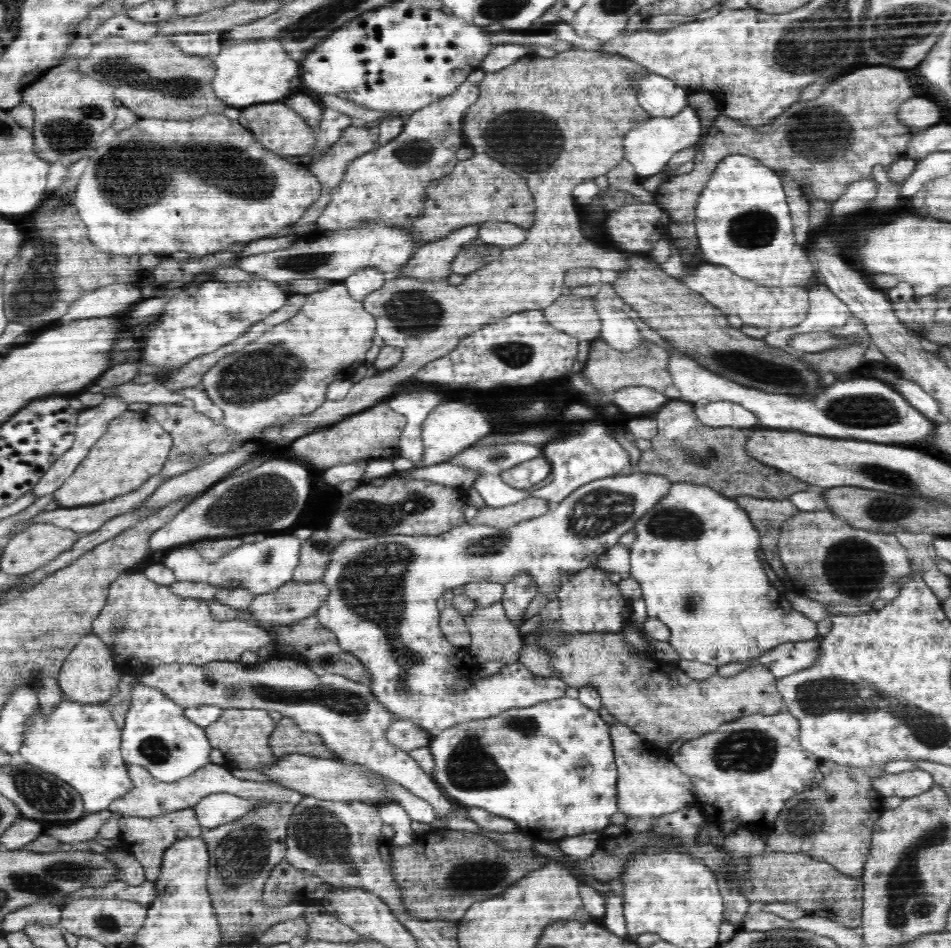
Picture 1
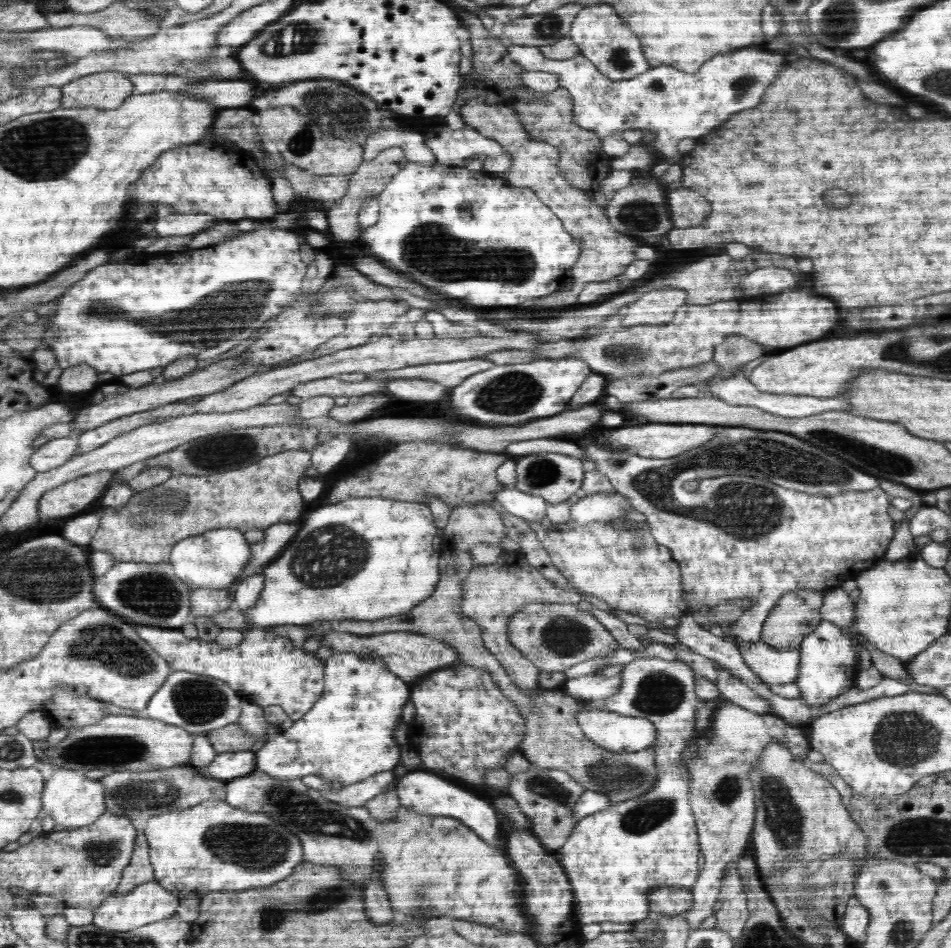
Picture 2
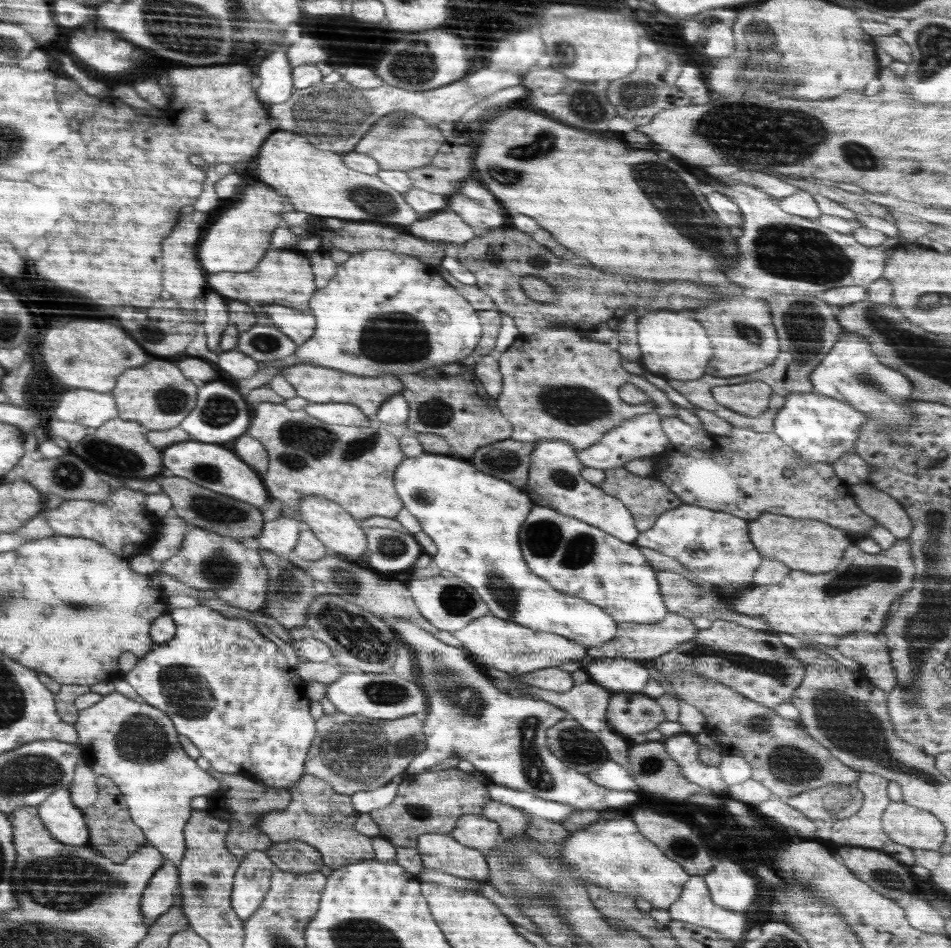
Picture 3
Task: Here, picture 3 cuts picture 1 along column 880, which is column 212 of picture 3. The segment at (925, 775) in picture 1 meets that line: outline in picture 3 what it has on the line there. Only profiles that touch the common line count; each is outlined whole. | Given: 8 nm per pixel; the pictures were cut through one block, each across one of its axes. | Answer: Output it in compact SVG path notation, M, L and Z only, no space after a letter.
M114 691L108 695L104 695L100 699L100 702L97 702L94 706L81 710L80 714L77 715L77 722L73 725L77 729L77 735L80 737L78 746L82 750L82 757L89 762L90 768L98 775L109 776L116 783L116 786L118 786L124 795L131 820L144 832L147 842L154 846L162 856L164 856L166 861L172 861L176 866L179 866L179 862L182 861L184 852L186 852L184 828L192 814L190 800L192 800L194 796L208 796L214 794L220 788L218 780L210 776L207 770L200 769L196 761L185 753L179 741L179 734L176 732L170 717L154 705L132 700L130 697Z

